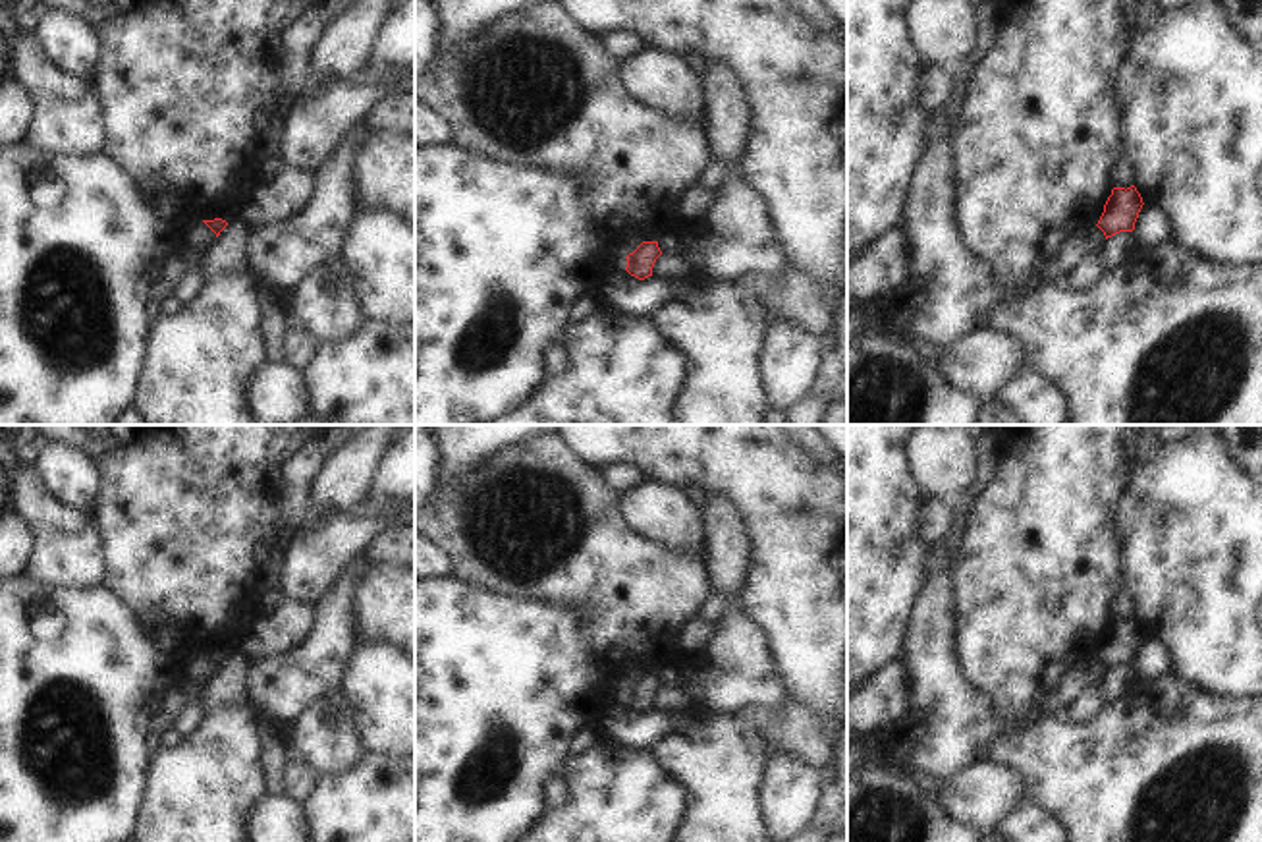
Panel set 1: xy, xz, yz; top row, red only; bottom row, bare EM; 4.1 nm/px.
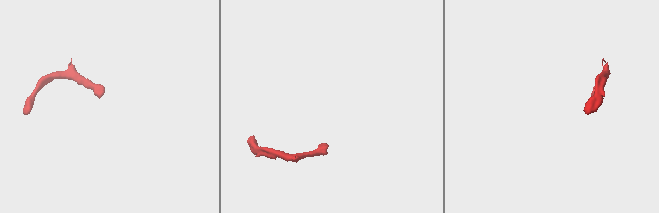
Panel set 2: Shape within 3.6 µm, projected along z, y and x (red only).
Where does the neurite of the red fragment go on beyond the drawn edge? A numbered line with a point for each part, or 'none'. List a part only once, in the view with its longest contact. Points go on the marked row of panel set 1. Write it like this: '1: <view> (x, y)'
none

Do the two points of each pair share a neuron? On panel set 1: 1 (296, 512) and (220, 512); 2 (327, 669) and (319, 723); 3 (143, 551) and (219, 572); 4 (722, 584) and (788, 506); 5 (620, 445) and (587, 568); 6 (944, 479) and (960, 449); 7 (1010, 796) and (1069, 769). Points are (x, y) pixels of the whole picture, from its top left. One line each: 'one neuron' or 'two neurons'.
1: two neurons
2: two neurons
3: one neuron
4: two neurons
5: two neurons
6: one neuron
7: two neurons

